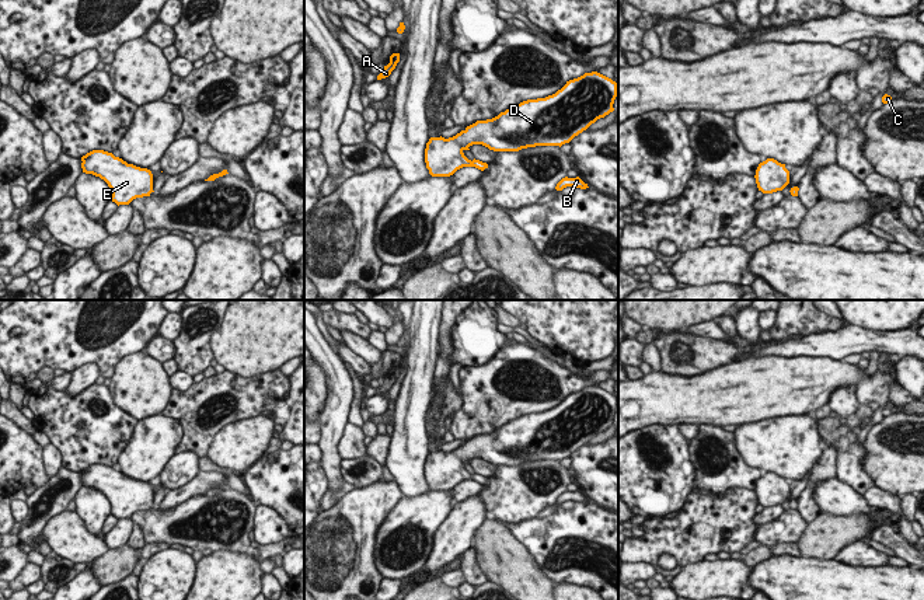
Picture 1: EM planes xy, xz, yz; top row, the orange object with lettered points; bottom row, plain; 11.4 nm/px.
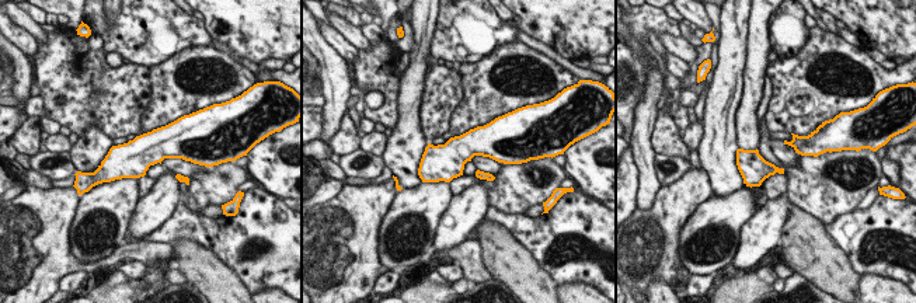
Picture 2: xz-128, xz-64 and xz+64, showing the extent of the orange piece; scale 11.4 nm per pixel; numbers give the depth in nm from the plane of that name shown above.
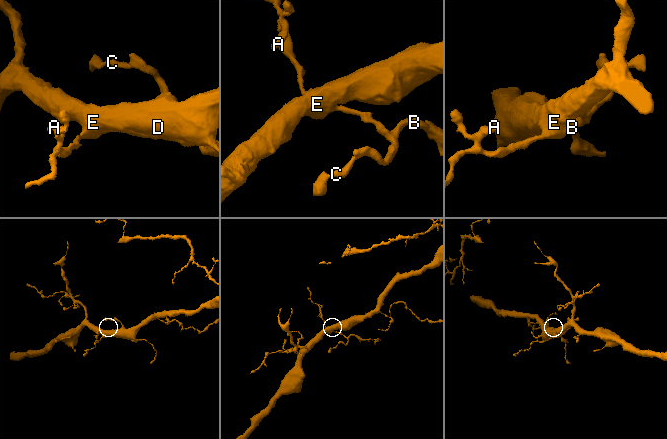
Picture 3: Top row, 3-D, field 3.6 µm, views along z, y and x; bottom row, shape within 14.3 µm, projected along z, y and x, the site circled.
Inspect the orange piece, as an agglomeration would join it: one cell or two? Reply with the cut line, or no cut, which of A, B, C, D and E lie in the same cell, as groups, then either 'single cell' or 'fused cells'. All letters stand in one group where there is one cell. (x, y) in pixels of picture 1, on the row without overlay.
no cut | A B C D E | single cell

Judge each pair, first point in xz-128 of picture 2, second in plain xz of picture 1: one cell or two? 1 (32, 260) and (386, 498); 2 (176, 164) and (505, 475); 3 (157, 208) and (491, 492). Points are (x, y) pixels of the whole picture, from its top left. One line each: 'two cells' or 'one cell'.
1: one cell
2: two cells
3: two cells

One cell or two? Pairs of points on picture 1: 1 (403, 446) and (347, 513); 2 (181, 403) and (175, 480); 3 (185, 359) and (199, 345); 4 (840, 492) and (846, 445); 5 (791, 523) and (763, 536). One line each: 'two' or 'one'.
1: two
2: two
3: one
4: two
5: one

